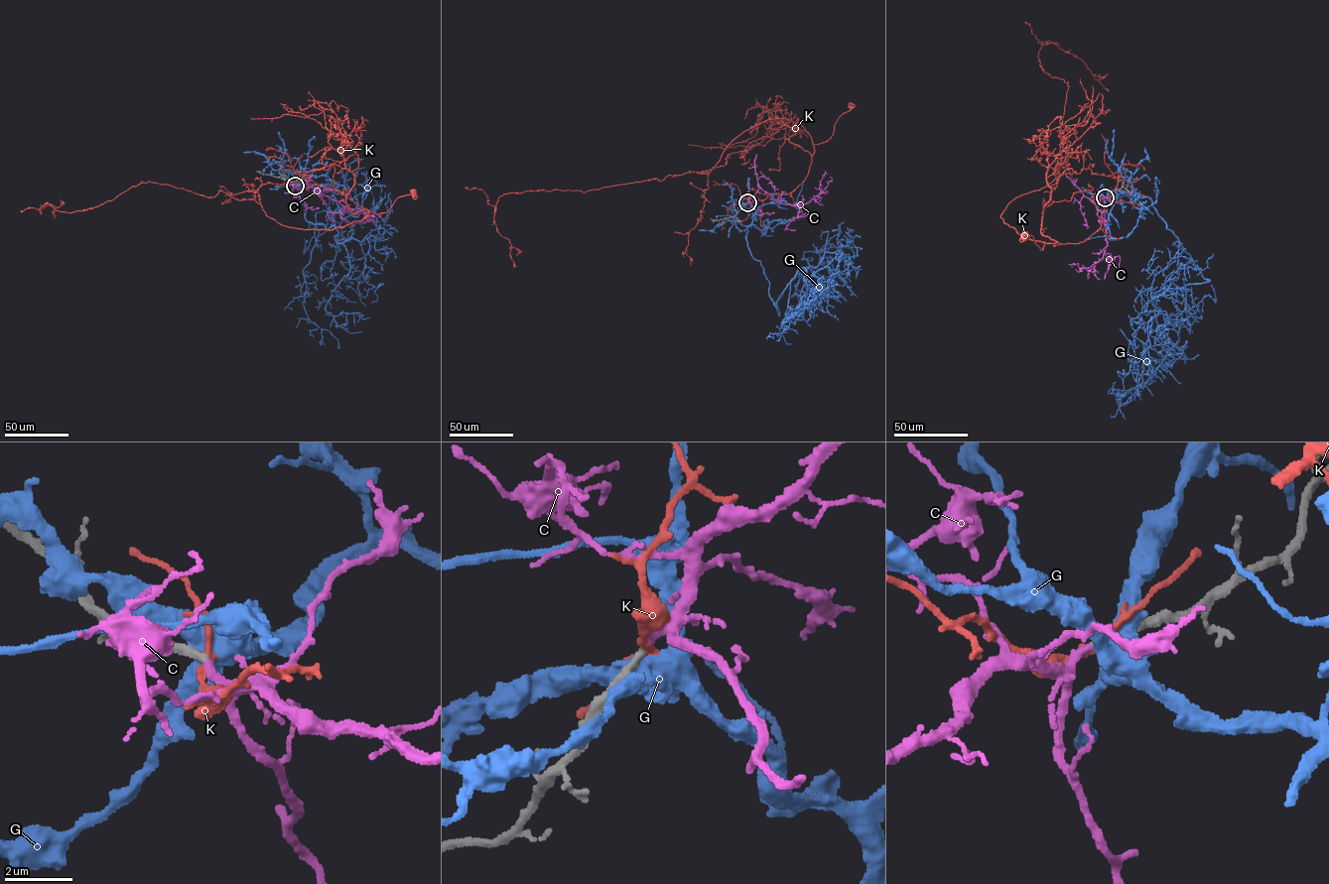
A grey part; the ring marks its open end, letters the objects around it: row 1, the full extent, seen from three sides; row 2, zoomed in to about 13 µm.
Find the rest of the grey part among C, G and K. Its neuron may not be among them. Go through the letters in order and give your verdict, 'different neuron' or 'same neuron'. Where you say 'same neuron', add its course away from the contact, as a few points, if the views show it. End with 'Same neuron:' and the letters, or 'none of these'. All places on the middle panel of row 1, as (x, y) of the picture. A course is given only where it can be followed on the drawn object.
C: same neuron; course (747, 202), (760, 188), (779, 202), (795, 206), (805, 204), (822, 192), (820, 182), (827, 174)
G: different neuron
K: different neuron
Same neuron: C

